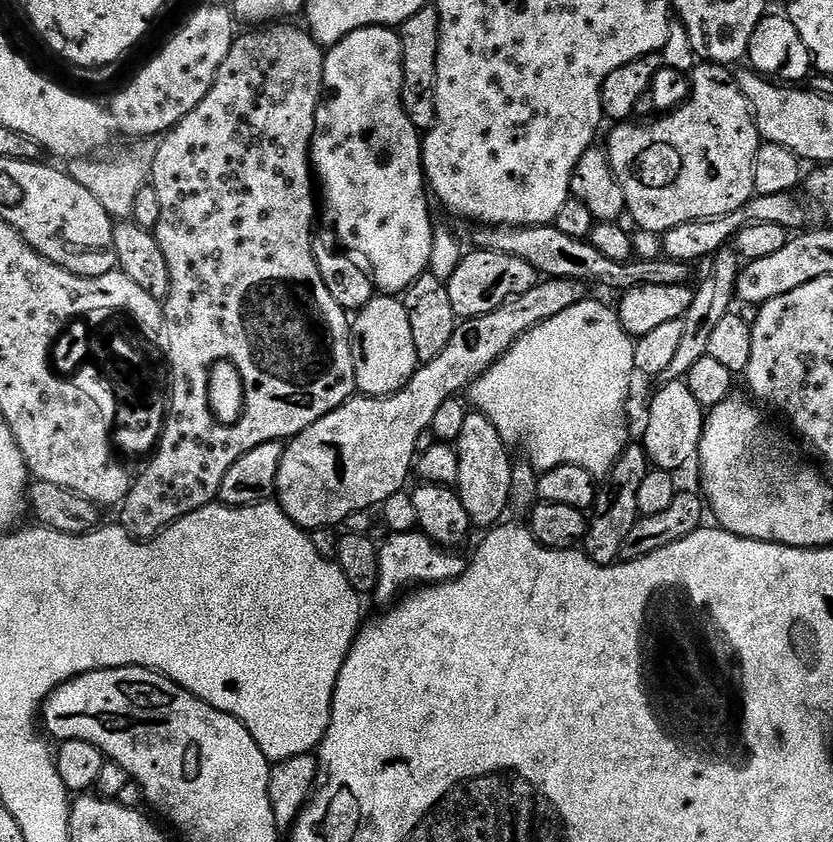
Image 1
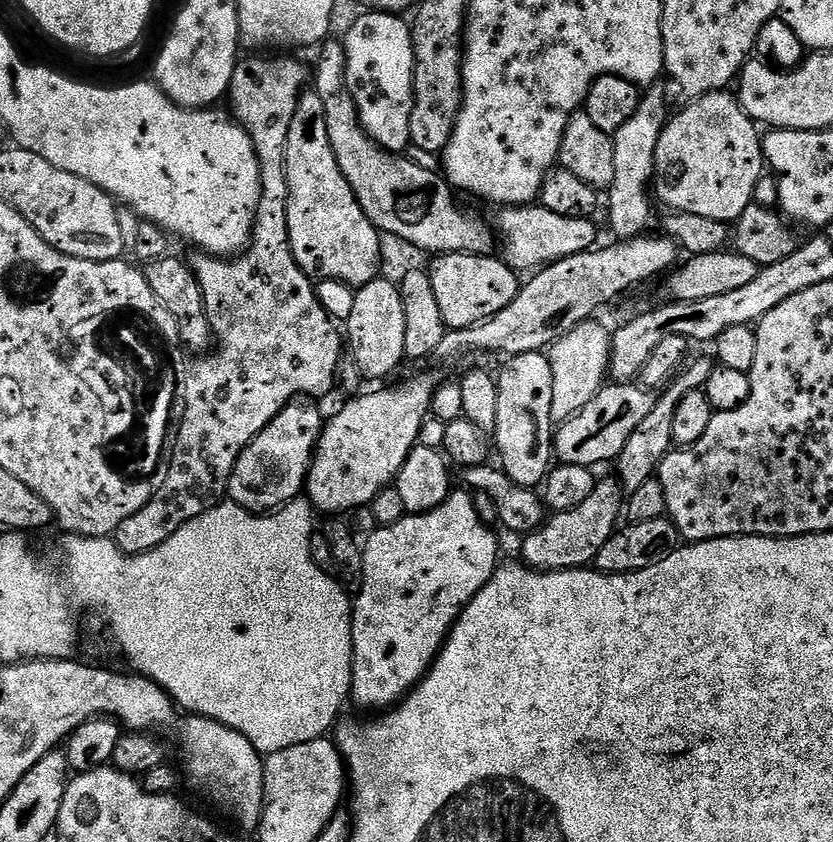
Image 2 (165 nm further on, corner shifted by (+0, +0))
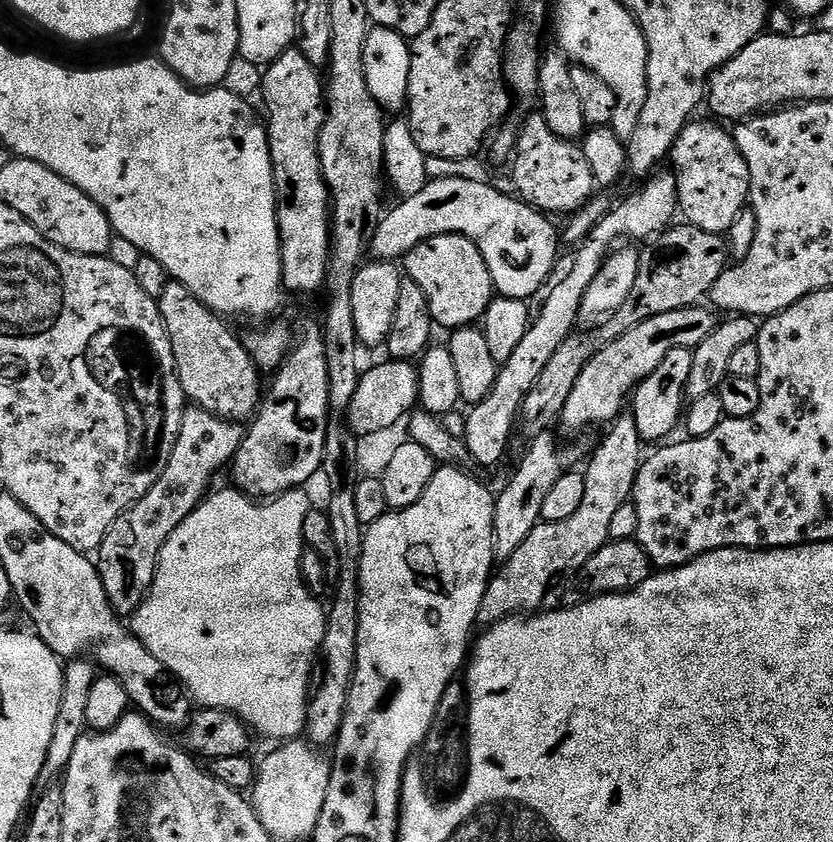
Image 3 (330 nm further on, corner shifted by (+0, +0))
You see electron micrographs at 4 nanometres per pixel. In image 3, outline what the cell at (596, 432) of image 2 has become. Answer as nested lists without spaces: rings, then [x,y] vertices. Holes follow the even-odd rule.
[[[551,431],[543,432],[531,437],[528,453],[520,460],[516,473],[508,480],[508,485],[496,496],[496,509],[494,510],[494,534],[496,535],[496,558],[503,562],[526,542],[530,530],[534,530],[541,523],[542,501],[546,494],[550,494],[550,486],[562,478],[562,474],[575,469],[576,464],[589,455],[590,447],[584,440],[577,444],[568,444],[565,448],[559,448]]]

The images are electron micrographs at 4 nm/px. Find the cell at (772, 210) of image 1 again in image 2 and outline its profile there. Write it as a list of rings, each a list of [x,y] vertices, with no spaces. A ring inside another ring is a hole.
[[[663,234],[652,235],[612,242],[616,244],[609,248],[600,246],[591,252],[574,254],[570,258],[544,265],[521,283],[519,294],[514,302],[510,302],[510,306],[506,306],[506,310],[498,310],[498,314],[482,324],[449,330],[438,345],[435,359],[448,360],[459,352],[501,352],[501,357],[511,358],[551,349],[557,340],[570,334],[570,330],[593,319],[597,315],[595,312],[603,304],[610,303],[615,296],[655,276],[663,277],[677,267],[678,249],[675,242]]]

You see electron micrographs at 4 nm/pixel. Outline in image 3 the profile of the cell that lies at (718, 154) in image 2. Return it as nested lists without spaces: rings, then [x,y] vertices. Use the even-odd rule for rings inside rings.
[[[699,120],[690,122],[672,147],[670,164],[676,177],[678,208],[683,219],[696,228],[727,234],[734,226],[734,218],[749,207],[750,170],[738,150],[735,135],[724,129],[727,127]]]

